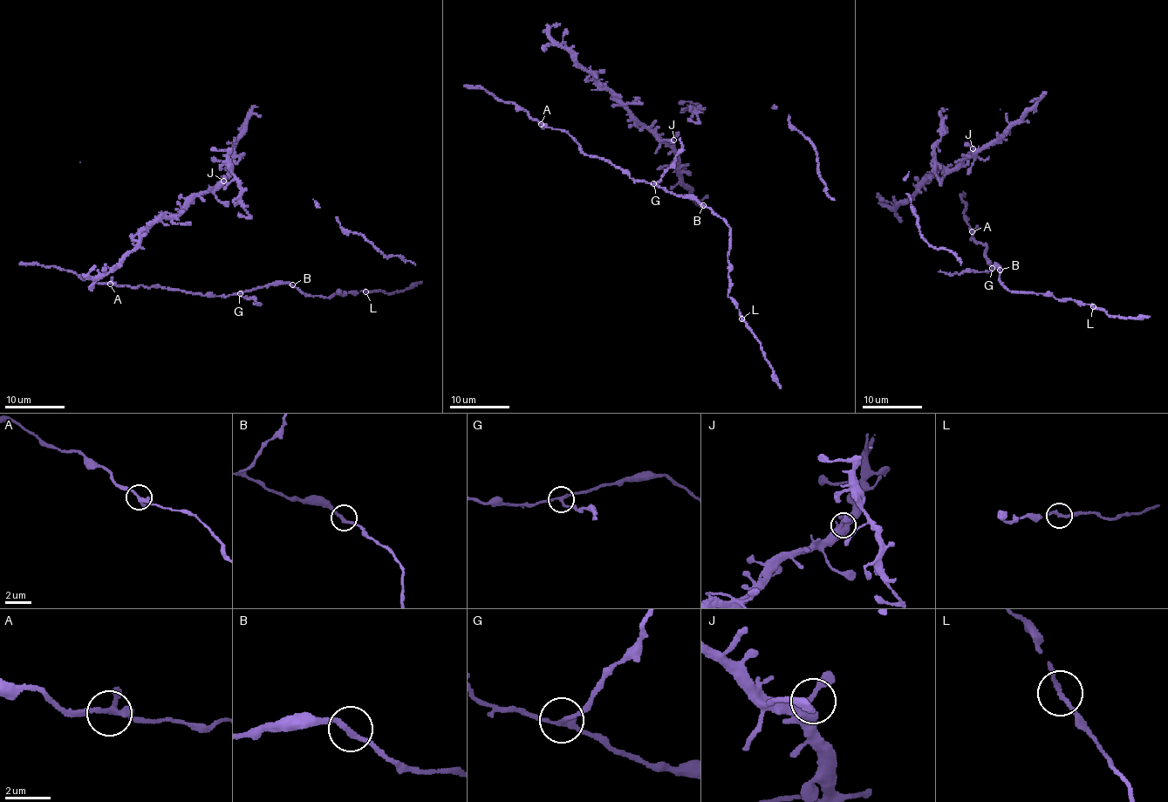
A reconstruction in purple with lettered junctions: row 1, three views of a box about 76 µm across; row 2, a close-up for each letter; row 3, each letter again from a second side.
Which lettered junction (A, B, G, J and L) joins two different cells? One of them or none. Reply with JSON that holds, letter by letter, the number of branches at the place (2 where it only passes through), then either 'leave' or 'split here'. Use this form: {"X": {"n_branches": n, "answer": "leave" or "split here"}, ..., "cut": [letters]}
{"A": {"n_branches": 3, "answer": "leave"}, "B": {"n_branches": 2, "answer": "leave"}, "G": {"n_branches": 3, "answer": "split here"}, "J": {"n_branches": 3, "answer": "leave"}, "L": {"n_branches": 2, "answer": "leave"}, "cut": ["G"]}

